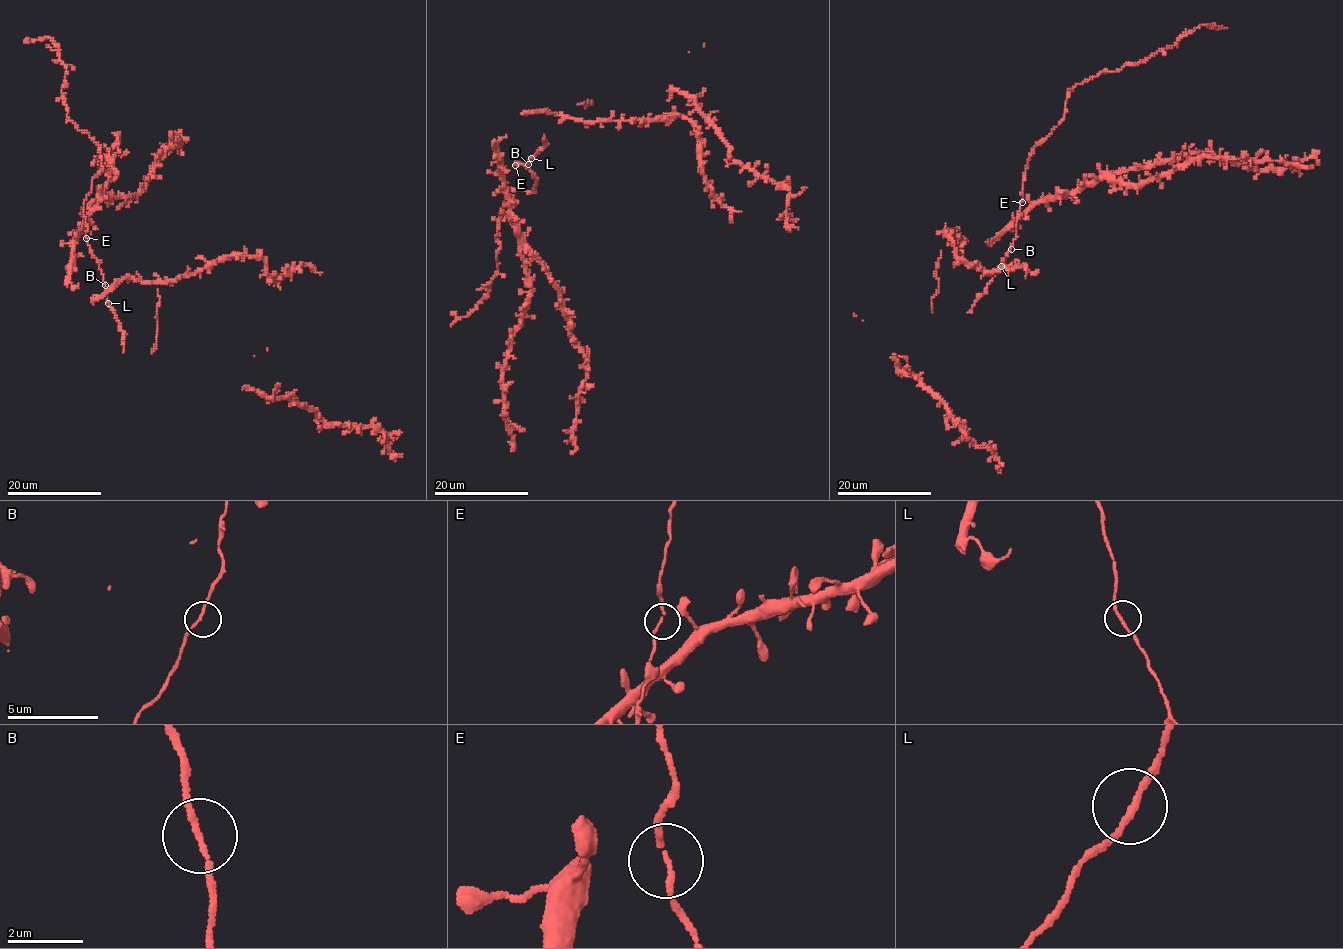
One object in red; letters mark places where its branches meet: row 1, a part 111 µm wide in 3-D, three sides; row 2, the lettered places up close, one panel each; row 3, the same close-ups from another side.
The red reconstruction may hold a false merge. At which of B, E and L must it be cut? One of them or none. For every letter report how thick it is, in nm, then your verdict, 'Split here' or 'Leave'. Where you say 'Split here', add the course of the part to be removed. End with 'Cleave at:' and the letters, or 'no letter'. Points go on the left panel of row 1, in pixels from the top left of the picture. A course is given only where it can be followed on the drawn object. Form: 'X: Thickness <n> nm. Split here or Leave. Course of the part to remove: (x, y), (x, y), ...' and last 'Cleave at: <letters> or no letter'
B: Thickness 140 nm. Leave
E: Thickness 140 nm. Leave
L: Thickness 160 nm. Leave
Cleave at: no letter

